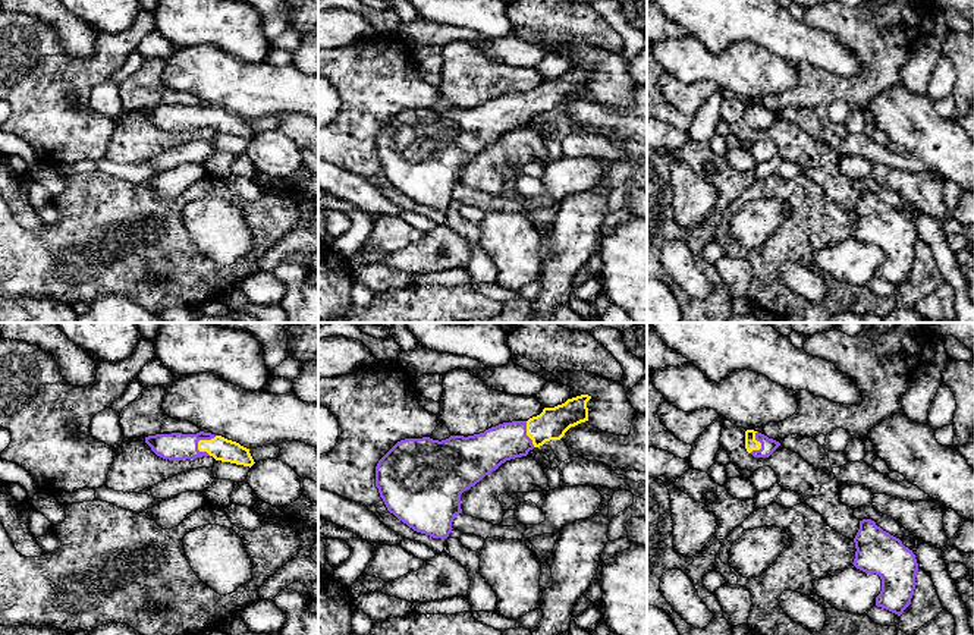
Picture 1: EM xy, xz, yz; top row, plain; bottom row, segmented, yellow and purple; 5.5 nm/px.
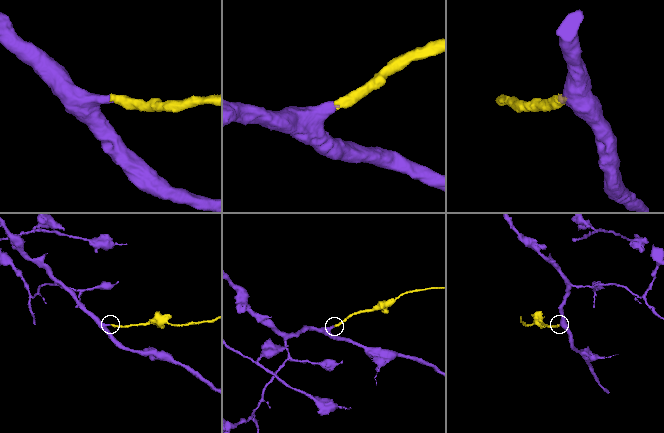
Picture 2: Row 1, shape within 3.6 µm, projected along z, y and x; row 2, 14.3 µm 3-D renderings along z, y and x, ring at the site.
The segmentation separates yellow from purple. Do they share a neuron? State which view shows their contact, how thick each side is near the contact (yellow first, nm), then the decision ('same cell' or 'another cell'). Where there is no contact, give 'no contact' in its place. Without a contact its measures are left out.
xy | 130/160 nm | same cell

